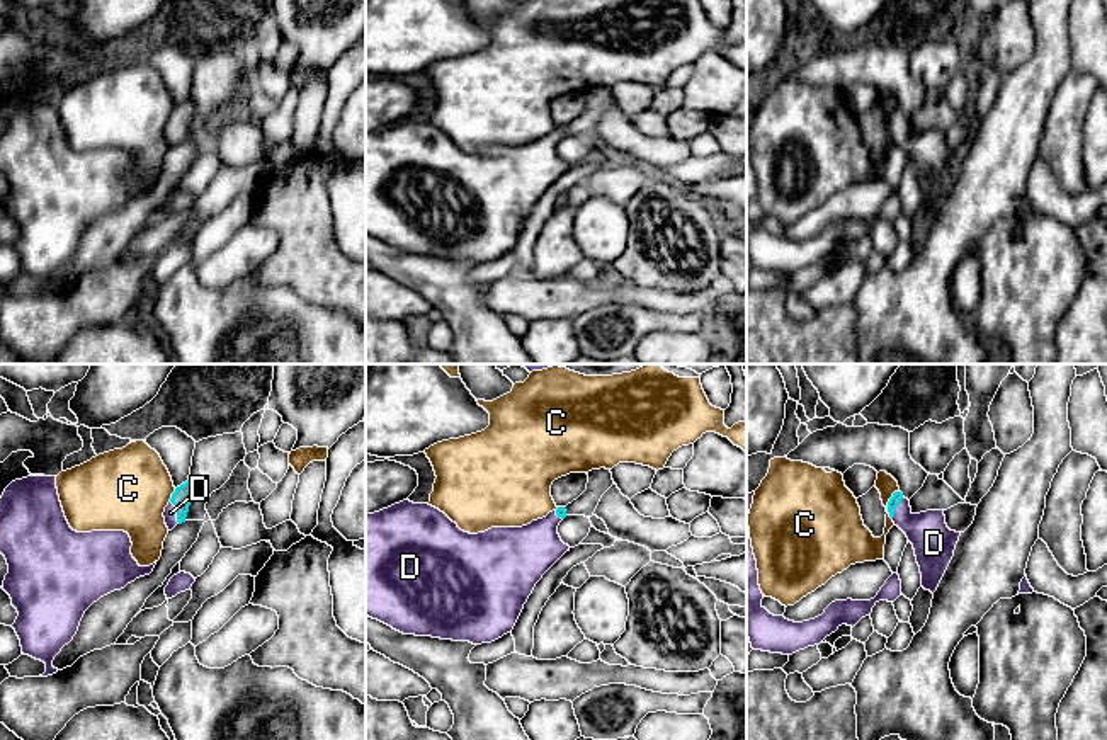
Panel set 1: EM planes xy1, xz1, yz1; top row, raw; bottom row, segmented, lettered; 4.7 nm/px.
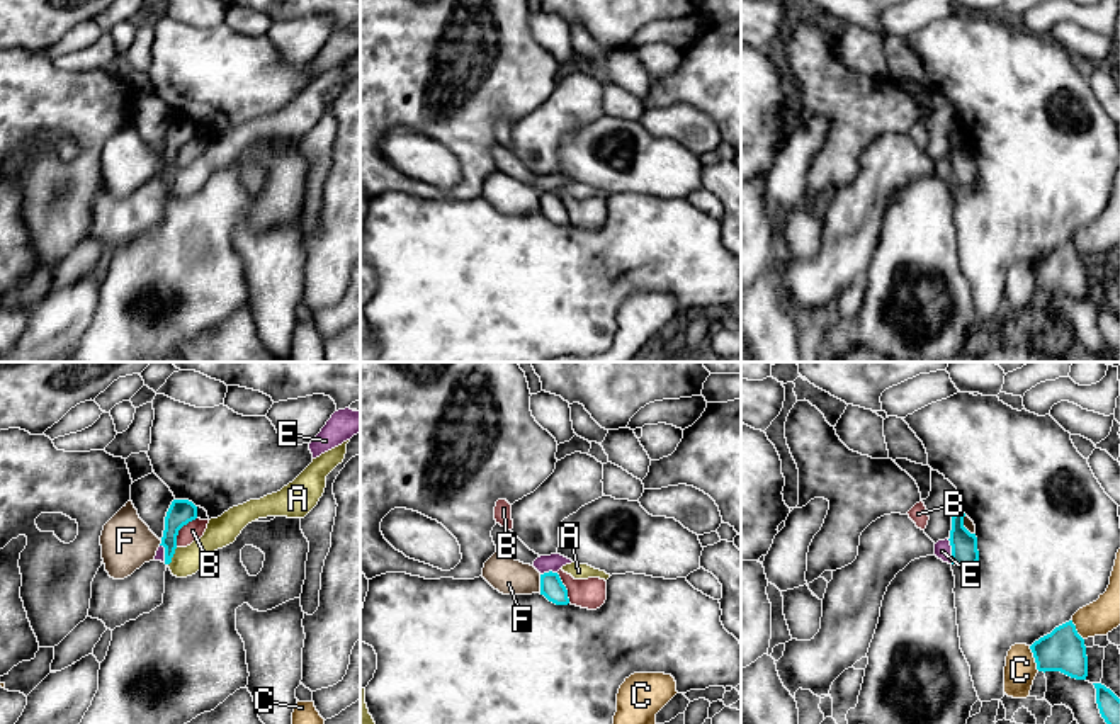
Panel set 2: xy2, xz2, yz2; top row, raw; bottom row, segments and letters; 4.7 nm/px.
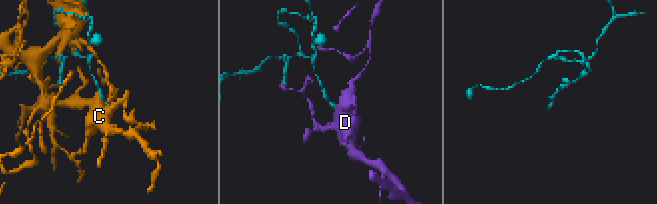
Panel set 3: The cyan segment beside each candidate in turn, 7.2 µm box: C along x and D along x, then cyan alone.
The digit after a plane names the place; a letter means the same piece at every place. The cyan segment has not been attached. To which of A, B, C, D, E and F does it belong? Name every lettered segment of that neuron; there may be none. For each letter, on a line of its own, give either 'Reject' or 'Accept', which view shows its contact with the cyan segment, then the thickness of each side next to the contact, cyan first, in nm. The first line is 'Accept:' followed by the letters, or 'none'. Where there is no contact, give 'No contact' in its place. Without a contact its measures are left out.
Accept: D
A: Reject. Touches cyan in xy2. Thickness 120 nm (cyan) against 140 nm
B: Reject. Touches cyan in xy2. Thickness 120 nm (cyan) against 90 nm
C: Reject. Touches cyan in yz1. Thickness 60 nm (cyan) against 220 nm
D: Accept. Touches cyan in xy1. Thickness 90 nm (cyan) against 60 nm
E: Reject. Touches cyan in yz2. Thickness 130 nm (cyan) against 80 nm
F: Reject. Touches cyan in xz2. Thickness 110 nm (cyan) against 170 nm

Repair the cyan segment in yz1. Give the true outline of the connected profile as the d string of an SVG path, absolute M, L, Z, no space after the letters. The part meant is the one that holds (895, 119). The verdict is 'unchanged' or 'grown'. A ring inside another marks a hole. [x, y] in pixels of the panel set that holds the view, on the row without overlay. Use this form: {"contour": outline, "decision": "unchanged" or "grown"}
{"contour": "M894 111L888 121L888 131L913 163L922 192L922 206L932 213L937 209L952 175L961 151L951 150L944 129L913 133L910 119Z", "decision": "grown"}

